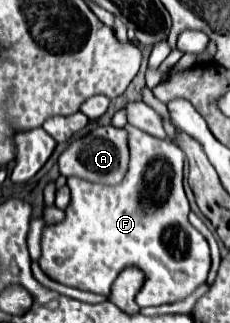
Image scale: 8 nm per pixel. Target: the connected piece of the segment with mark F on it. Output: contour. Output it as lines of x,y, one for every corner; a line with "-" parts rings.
125,125
129,131
129,149
131,163
123,179
123,185
109,187
91,183
79,177
69,177
67,185
71,189
71,203
65,209
65,221
59,225
49,225
41,239
41,259
39,267
47,277
69,287
83,291
99,293
109,297
111,285
125,267
139,267
145,273
145,285
137,293
139,307
177,303
189,297
199,285
207,281
211,267
209,245
205,237
189,223
189,201
183,191
183,165
185,153
169,139
157,139
149,133
143,133
131,125

